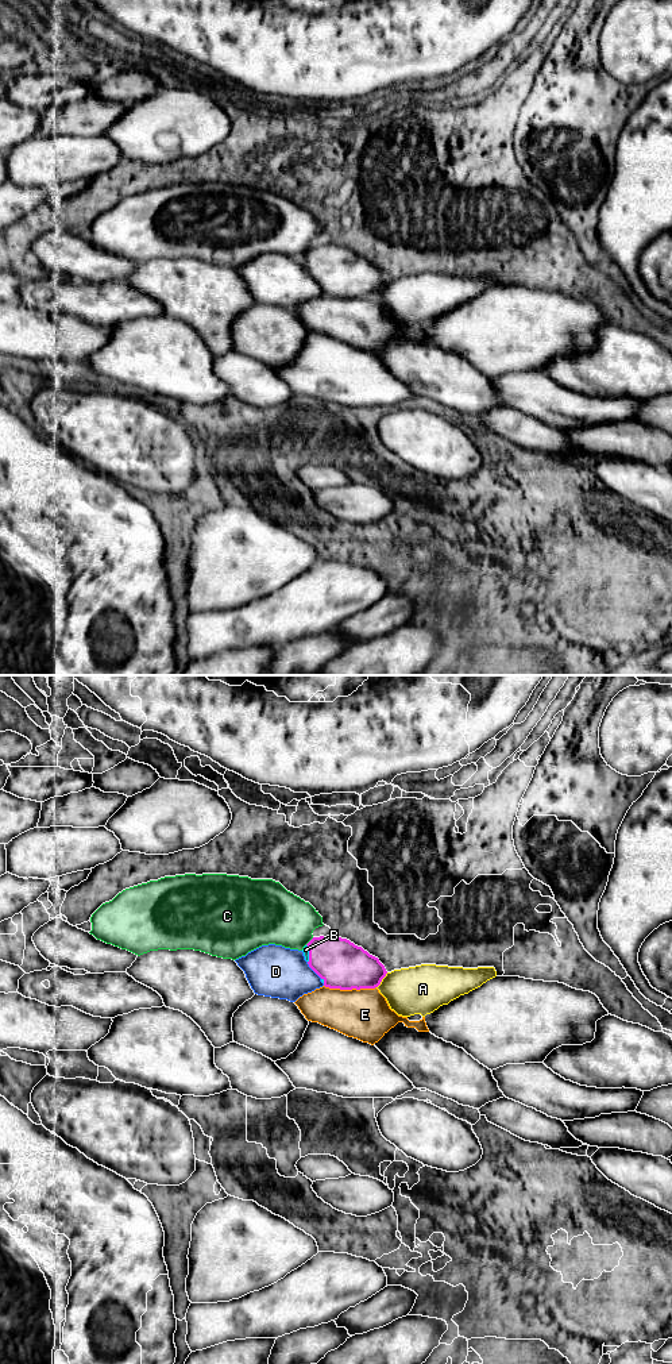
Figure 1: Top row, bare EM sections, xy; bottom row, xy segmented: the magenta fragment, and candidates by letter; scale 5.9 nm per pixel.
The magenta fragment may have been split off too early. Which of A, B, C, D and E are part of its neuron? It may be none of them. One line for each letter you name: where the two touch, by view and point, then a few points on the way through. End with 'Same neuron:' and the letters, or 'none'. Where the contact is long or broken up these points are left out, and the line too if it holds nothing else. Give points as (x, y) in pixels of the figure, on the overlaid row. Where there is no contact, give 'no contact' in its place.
B: meets magenta in xy at (309, 954); runs through xy (342, 964), (323, 954), (309, 954), (305, 950)
Same neuron: B

